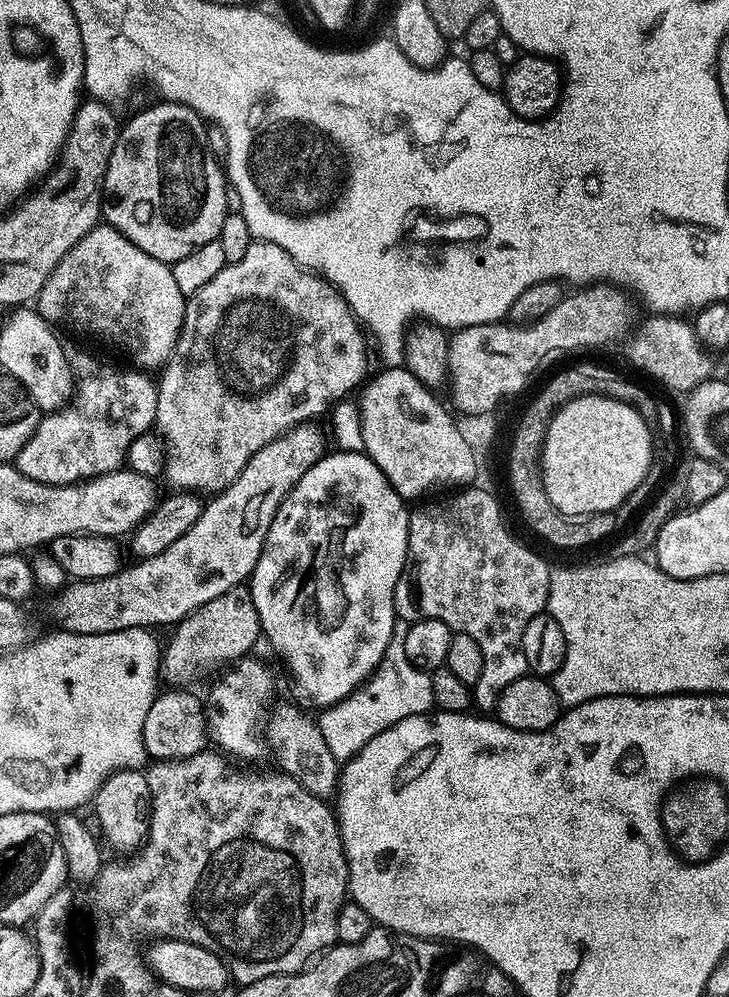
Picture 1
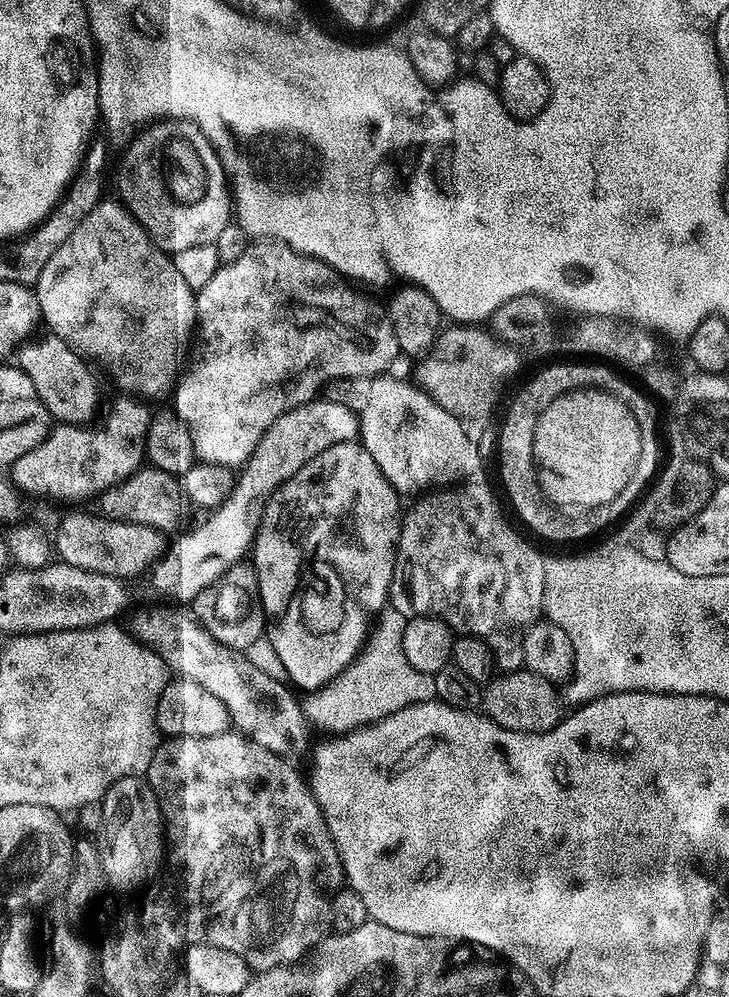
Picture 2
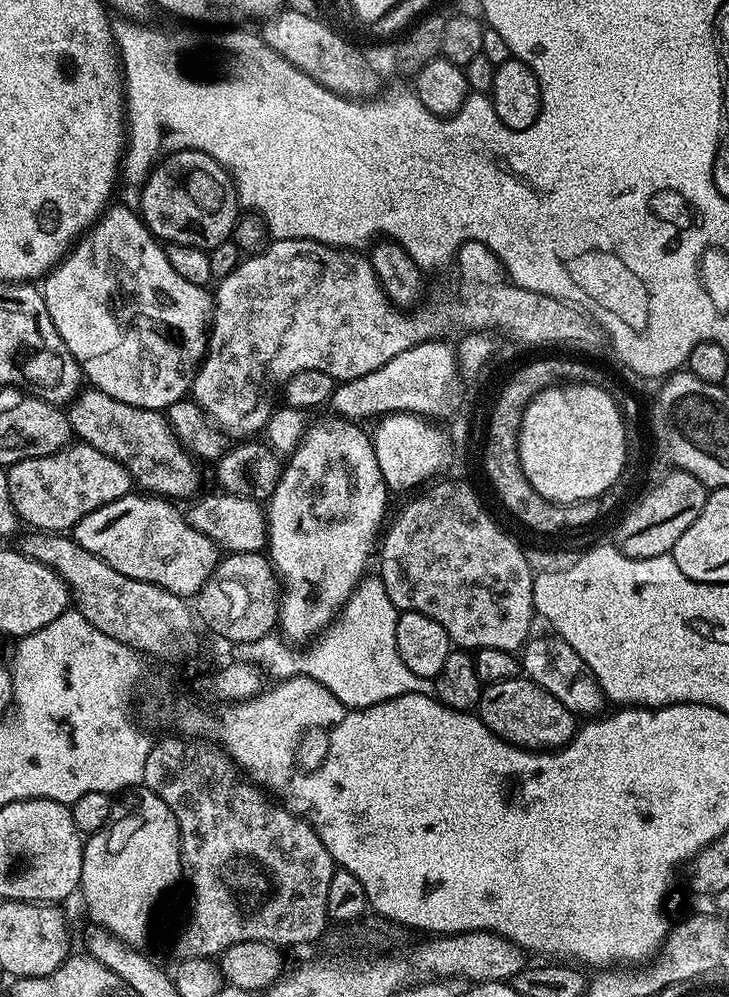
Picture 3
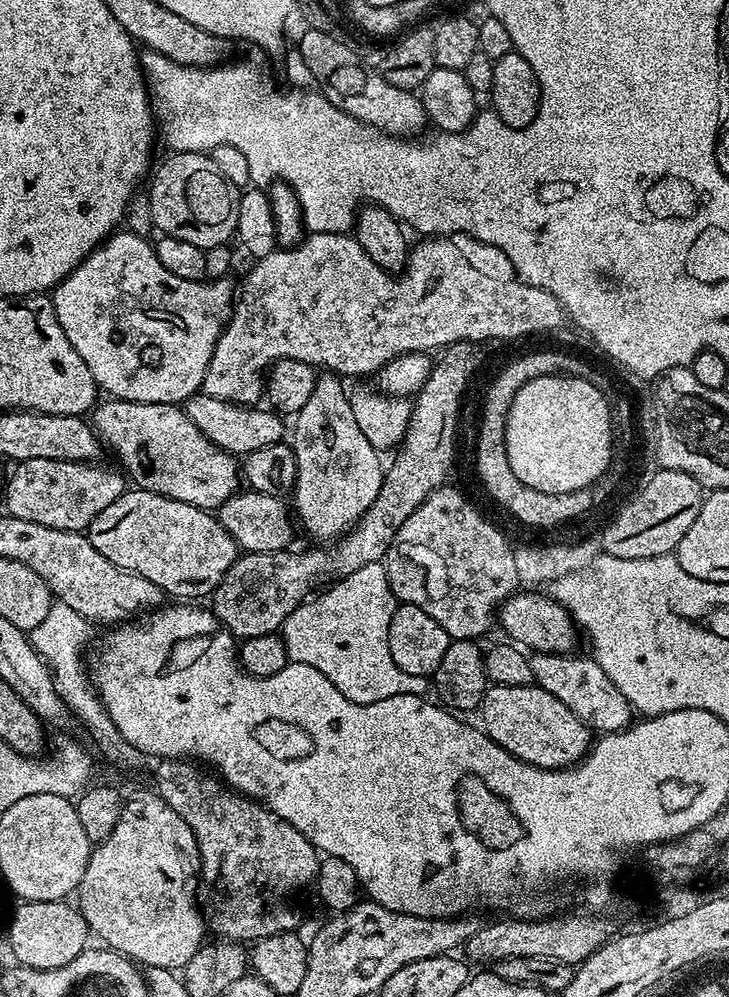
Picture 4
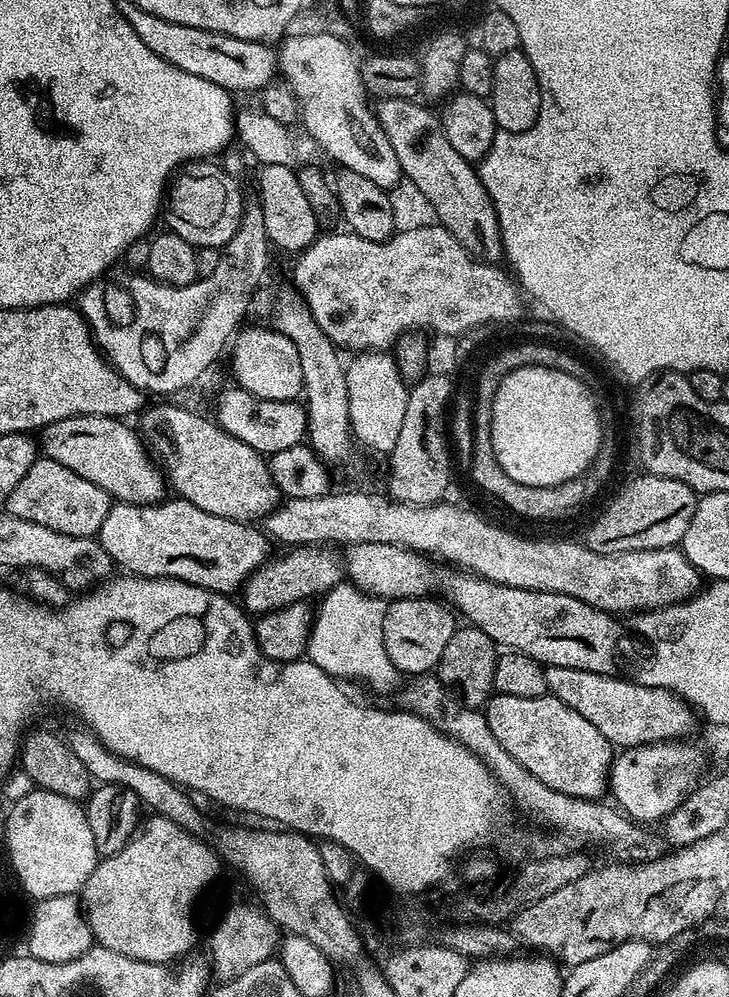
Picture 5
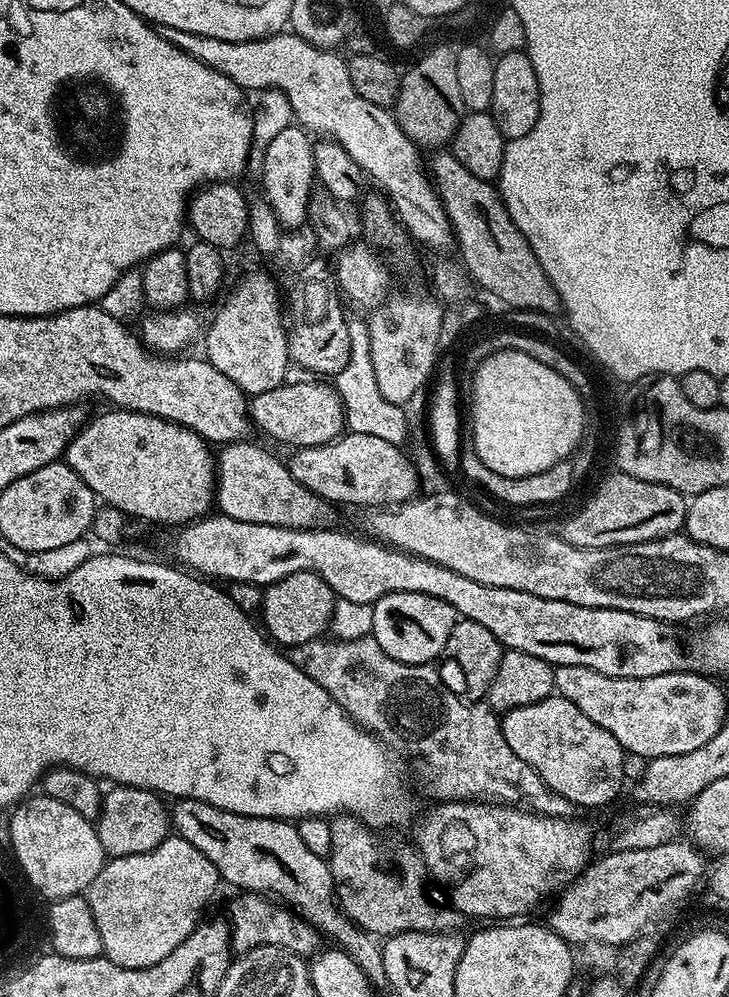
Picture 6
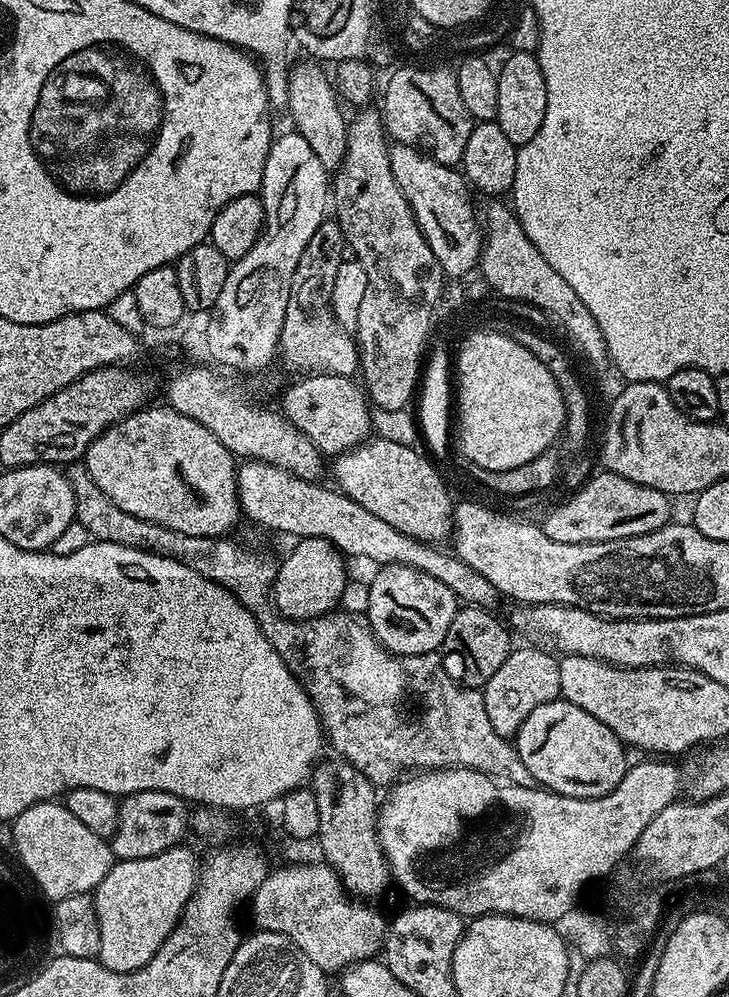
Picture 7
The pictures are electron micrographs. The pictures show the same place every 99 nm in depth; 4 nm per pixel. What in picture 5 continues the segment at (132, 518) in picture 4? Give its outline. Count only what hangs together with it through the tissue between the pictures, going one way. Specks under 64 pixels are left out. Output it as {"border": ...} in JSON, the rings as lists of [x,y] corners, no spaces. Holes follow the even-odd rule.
{"border":[[[168,498],[158,504],[113,503],[106,518],[102,518],[98,539],[113,565],[125,573],[181,580],[211,592],[225,594],[232,594],[235,588],[237,591],[248,579],[248,575],[261,568],[270,556],[270,541],[259,527],[242,520],[218,518],[218,514],[206,514],[206,510],[198,510],[198,506],[179,498]]]}

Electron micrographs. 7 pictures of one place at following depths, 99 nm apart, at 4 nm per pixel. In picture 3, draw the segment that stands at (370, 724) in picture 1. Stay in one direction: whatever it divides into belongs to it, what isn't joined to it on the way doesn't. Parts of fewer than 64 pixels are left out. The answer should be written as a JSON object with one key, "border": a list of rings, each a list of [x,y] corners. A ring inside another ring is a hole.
{"border":[[[379,578],[362,580],[356,591],[352,593],[351,599],[345,604],[343,611],[315,641],[317,644],[309,652],[308,657],[299,661],[299,671],[316,680],[347,709],[369,708],[390,698],[398,698],[402,694],[433,695],[433,681],[429,677],[414,674],[414,670],[410,670],[410,666],[406,666],[406,662],[402,662],[398,654],[397,615],[398,610],[394,602],[390,602],[390,594],[386,594],[386,586],[383,582]]]}

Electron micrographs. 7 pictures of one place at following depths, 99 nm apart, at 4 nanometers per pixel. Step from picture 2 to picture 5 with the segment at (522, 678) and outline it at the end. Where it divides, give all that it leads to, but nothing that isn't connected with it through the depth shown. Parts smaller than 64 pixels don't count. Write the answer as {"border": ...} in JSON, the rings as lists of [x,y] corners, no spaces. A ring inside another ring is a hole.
{"border":[[[496,694],[483,709],[486,722],[502,750],[510,754],[538,782],[550,790],[570,794],[574,798],[599,801],[610,788],[614,745],[591,722],[586,722],[578,710],[570,710],[566,702],[545,694],[538,698],[514,698],[510,694]]]}

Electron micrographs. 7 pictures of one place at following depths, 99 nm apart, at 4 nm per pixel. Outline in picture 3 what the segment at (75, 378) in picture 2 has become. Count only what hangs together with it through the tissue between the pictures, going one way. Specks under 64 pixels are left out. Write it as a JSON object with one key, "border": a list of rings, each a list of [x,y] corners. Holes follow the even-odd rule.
{"border":[[[91,386],[85,387],[67,405],[66,411],[72,436],[77,441],[94,446],[94,450],[102,450],[102,454],[126,466],[133,481],[139,487],[141,484],[145,493],[161,498],[192,498],[197,495],[196,487],[200,484],[197,461],[181,448],[179,441],[172,434],[172,428],[167,424],[163,411],[118,402],[118,398],[110,398],[110,394]]]}

